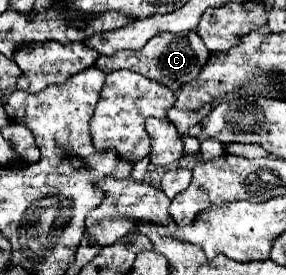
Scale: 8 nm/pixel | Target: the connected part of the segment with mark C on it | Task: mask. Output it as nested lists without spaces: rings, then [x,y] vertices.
[[[162,32],[162,34],[154,36],[154,38],[150,38],[142,50],[120,50],[120,52],[116,52],[112,56],[100,56],[96,66],[104,74],[110,74],[114,70],[126,68],[126,70],[138,72],[142,76],[150,76],[152,80],[162,82],[164,86],[176,90],[180,84],[196,78],[196,72],[200,72],[200,68],[208,60],[208,56],[210,56],[210,50],[204,46],[202,38],[196,32],[186,32],[186,34]]]

